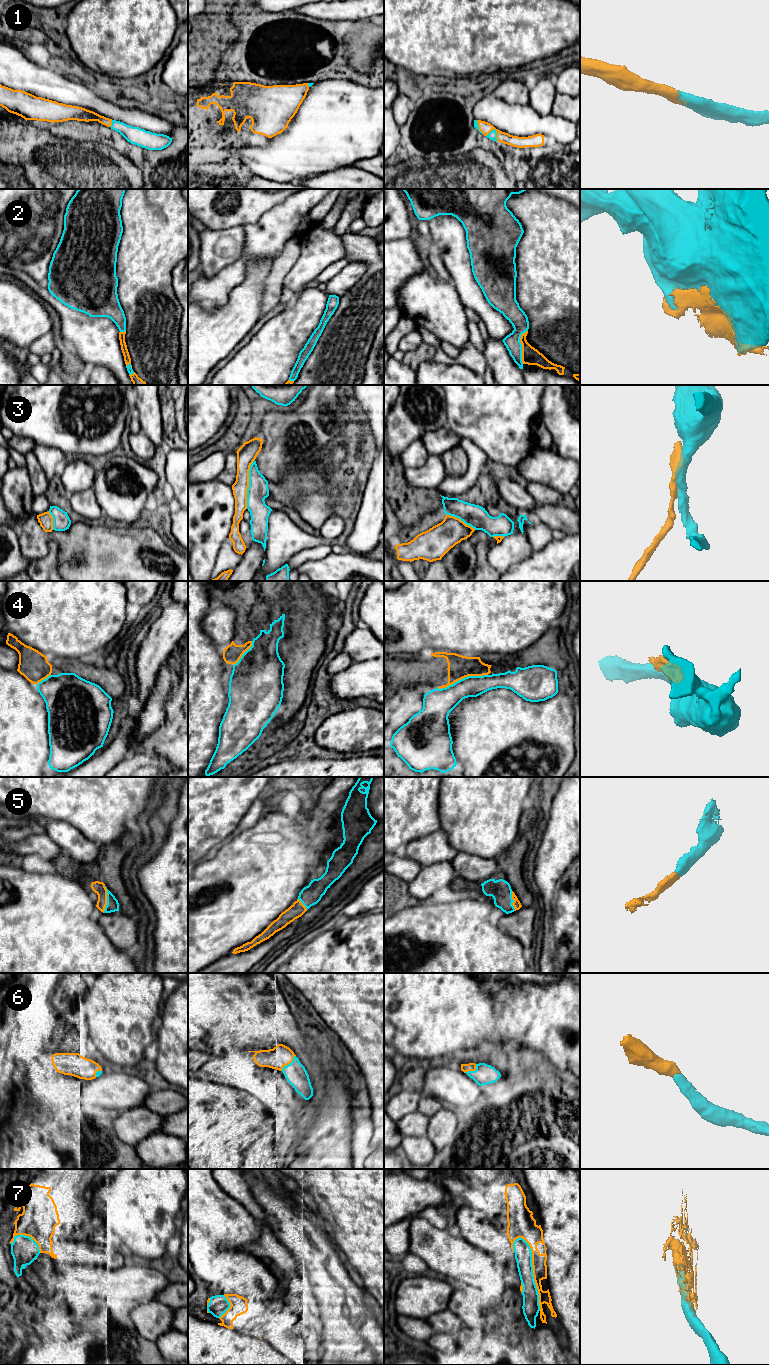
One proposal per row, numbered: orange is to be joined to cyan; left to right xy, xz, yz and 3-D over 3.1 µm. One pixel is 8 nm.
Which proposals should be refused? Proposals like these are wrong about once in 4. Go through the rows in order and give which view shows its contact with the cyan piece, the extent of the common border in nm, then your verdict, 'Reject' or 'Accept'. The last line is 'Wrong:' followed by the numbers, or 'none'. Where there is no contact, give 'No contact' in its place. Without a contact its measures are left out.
1: Touches cyan in yz. Shared border 110 nm. Accept
2: Touches cyan in yz. Shared border 280 nm. Accept
3: Touches cyan in xz. Shared border 400 nm. Reject
4: Touches cyan in yz. Shared border 420 nm. Reject
5: Touches cyan in xy. Shared border 220 nm. Accept
6: Touches cyan in xz. Shared border 170 nm. Accept
7: Touches cyan in yz. Shared border 600 nm. Accept
Wrong: 3, 4

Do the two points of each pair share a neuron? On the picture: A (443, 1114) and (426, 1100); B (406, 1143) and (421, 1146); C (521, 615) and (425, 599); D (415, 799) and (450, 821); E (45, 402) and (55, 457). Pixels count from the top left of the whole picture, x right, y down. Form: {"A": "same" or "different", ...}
{"A": "different", "B": "same", "C": "same", "D": "different", "E": "different"}

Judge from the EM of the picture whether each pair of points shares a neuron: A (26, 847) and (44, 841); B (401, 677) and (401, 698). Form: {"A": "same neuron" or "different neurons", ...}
{"A": "same neuron", "B": "different neurons"}

